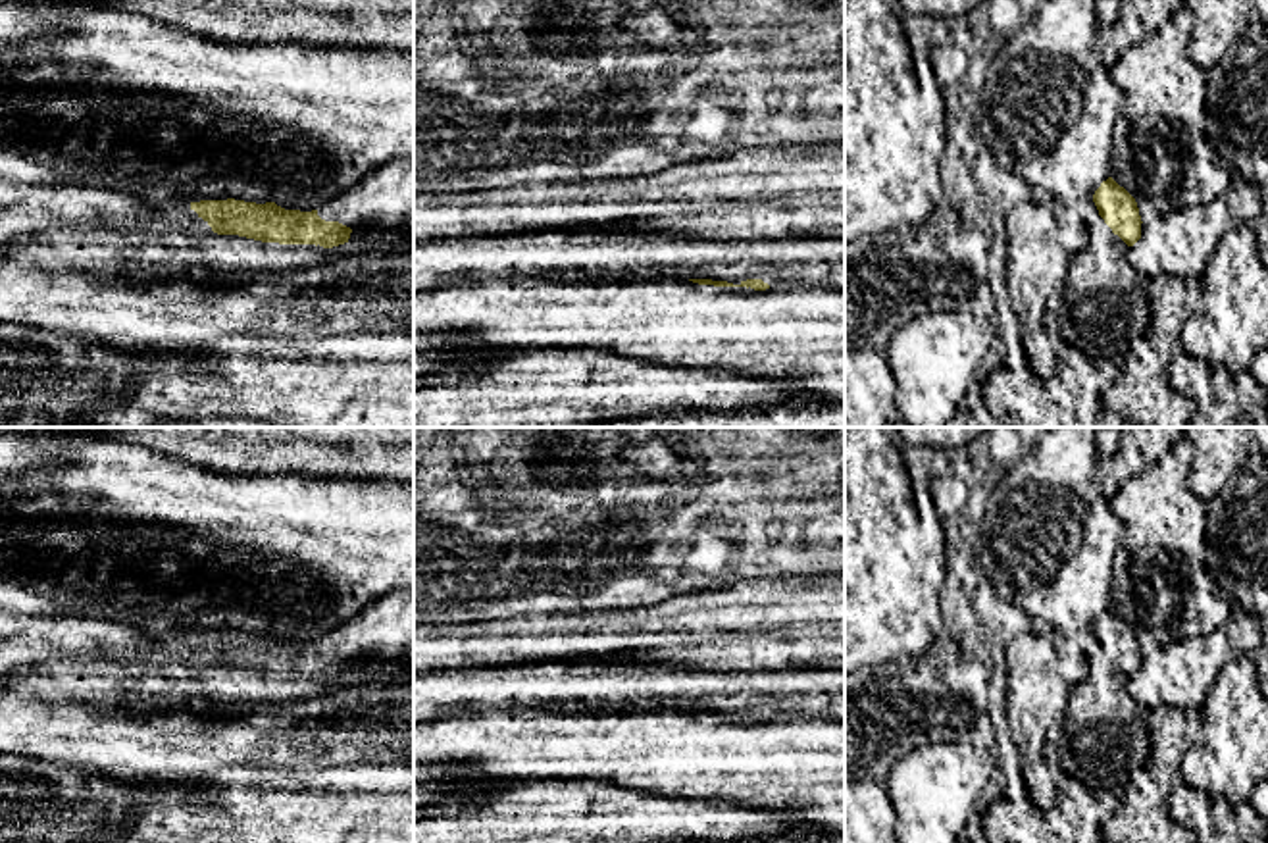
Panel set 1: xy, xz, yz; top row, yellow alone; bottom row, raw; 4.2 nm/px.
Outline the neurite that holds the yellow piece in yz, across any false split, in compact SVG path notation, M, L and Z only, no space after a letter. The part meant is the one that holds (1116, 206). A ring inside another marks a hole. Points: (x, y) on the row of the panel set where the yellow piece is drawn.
M1112 177L1101 183L1093 194L1093 202L1104 223L1128 246L1141 239L1141 216L1135 198L1120 187Z

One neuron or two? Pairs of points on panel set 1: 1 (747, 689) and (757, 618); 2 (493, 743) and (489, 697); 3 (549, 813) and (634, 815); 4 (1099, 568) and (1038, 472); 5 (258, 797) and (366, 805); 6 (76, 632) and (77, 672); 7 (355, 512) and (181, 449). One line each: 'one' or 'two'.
1: two
2: two
3: one
4: one
5: one
6: two
7: two

